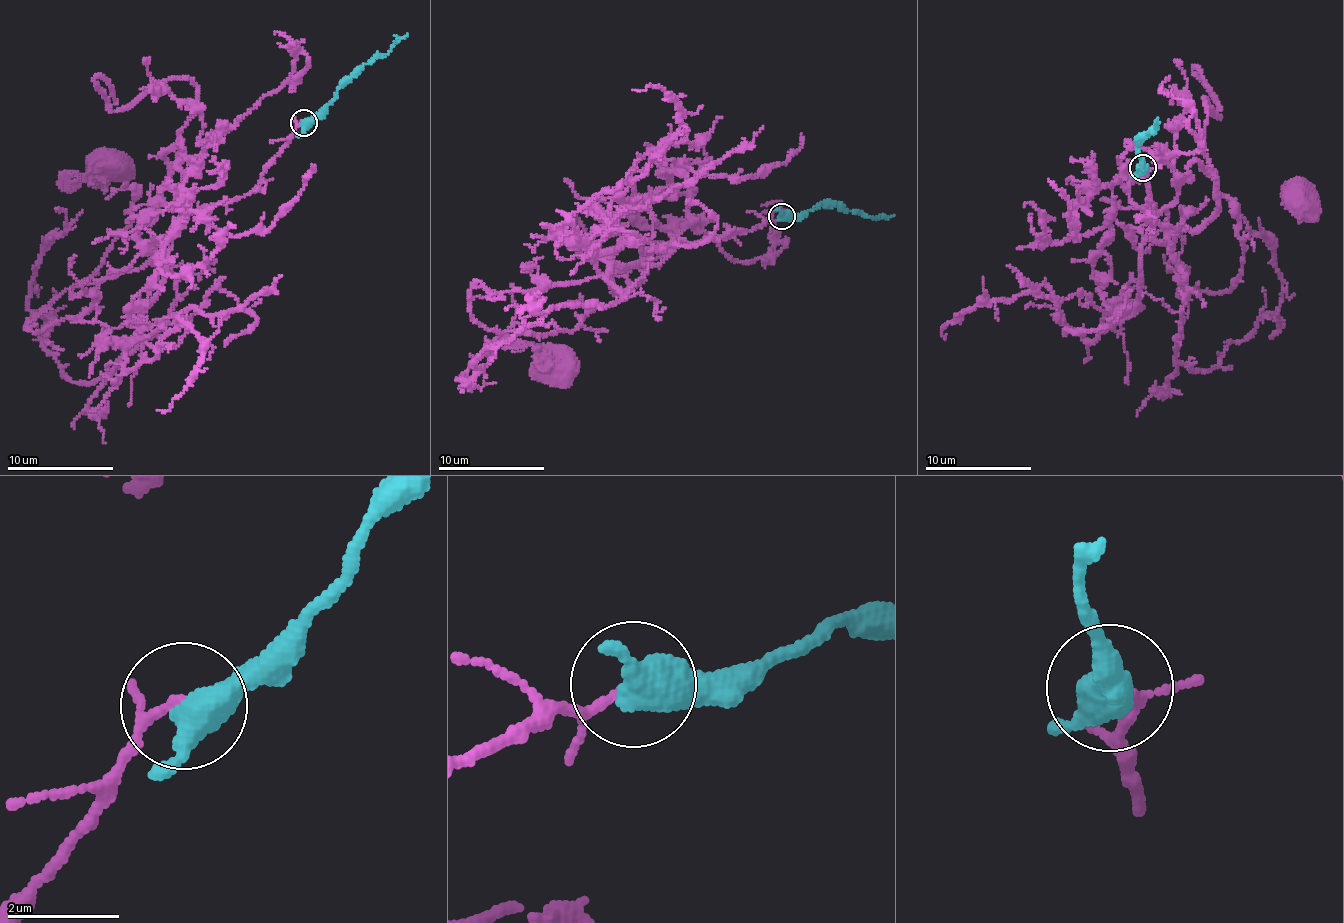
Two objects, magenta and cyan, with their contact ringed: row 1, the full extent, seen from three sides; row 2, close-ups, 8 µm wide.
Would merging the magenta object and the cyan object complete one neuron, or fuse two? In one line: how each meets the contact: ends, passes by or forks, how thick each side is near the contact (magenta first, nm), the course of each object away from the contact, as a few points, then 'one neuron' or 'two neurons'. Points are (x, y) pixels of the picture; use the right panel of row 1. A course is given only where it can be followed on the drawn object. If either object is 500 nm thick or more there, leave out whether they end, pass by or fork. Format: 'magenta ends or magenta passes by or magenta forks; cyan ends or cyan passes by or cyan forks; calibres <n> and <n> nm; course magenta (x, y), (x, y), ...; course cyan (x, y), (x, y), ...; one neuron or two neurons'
calibres 110 and 500 nm; course magenta (1144, 168), (1146, 221), (1177, 232), (1176, 360), (1205, 371), (1276, 310), (1258, 218), (1303, 201); course cyan (1144, 168), (1137, 140), (1156, 131), (1156, 120); two neurons

